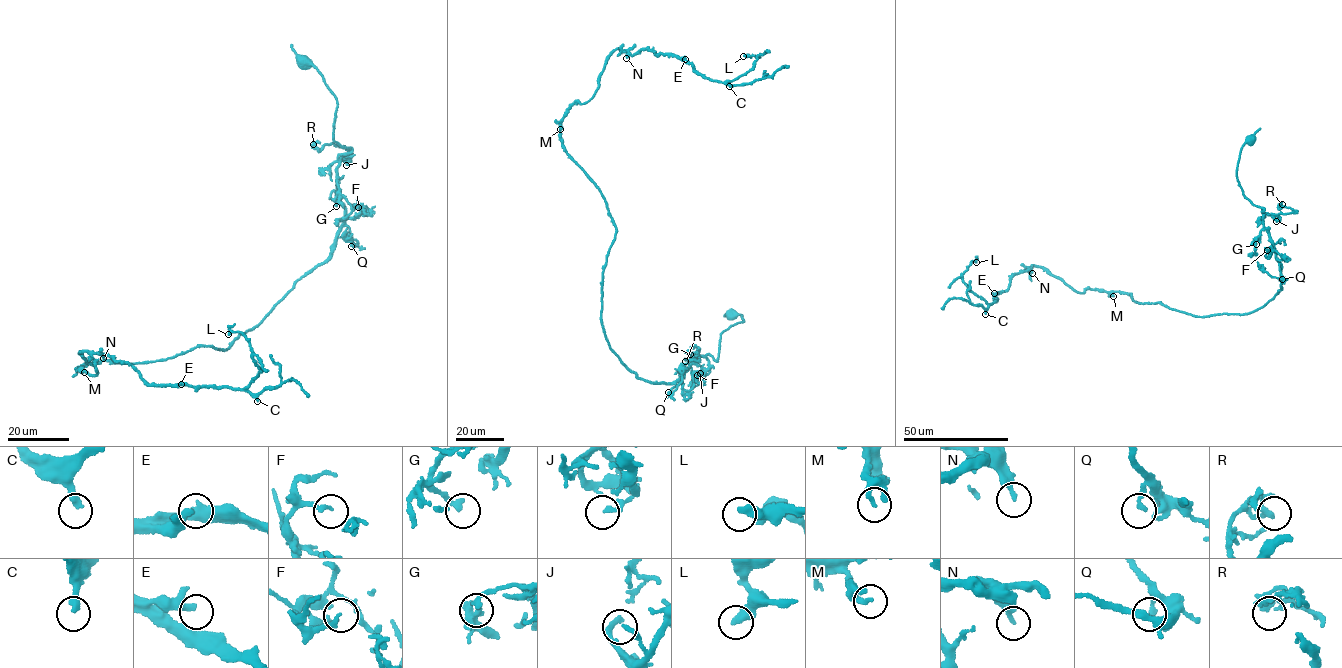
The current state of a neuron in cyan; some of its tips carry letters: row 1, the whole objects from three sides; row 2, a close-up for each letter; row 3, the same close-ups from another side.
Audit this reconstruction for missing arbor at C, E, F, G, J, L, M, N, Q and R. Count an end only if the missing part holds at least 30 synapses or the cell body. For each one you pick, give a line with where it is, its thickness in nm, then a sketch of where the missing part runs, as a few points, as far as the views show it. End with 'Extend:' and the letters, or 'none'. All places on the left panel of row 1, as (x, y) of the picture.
C: at (257, 401); 300 nm thick; missing branch runs (257, 401), (301, 436), (297, 437), (299, 432), (285, 418), (282, 401), (276, 393)
Extend: C

